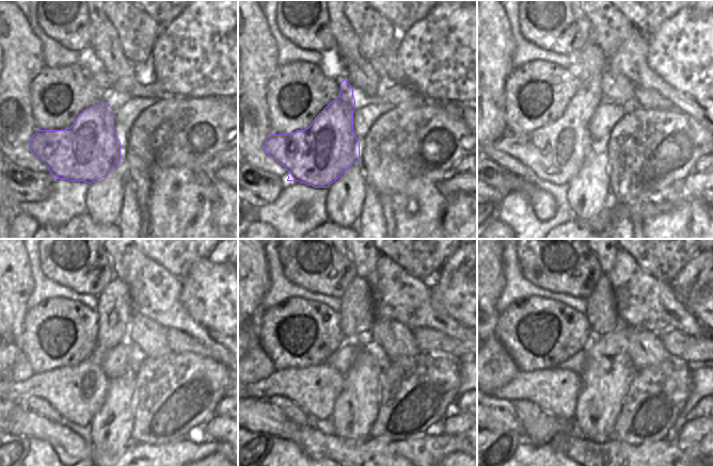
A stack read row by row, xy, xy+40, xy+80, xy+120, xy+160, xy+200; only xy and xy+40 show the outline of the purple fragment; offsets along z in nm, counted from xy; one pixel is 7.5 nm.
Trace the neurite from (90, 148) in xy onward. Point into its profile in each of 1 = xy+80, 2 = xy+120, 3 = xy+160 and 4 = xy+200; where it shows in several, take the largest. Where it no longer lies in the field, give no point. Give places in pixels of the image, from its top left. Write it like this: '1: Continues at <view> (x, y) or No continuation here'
1: Continues at xy+80 (555, 153)
2: Continues at xy+120 (77, 392)
3: Continues at xy+160 (315, 389)
4: Continues at xy+200 (555, 390).

